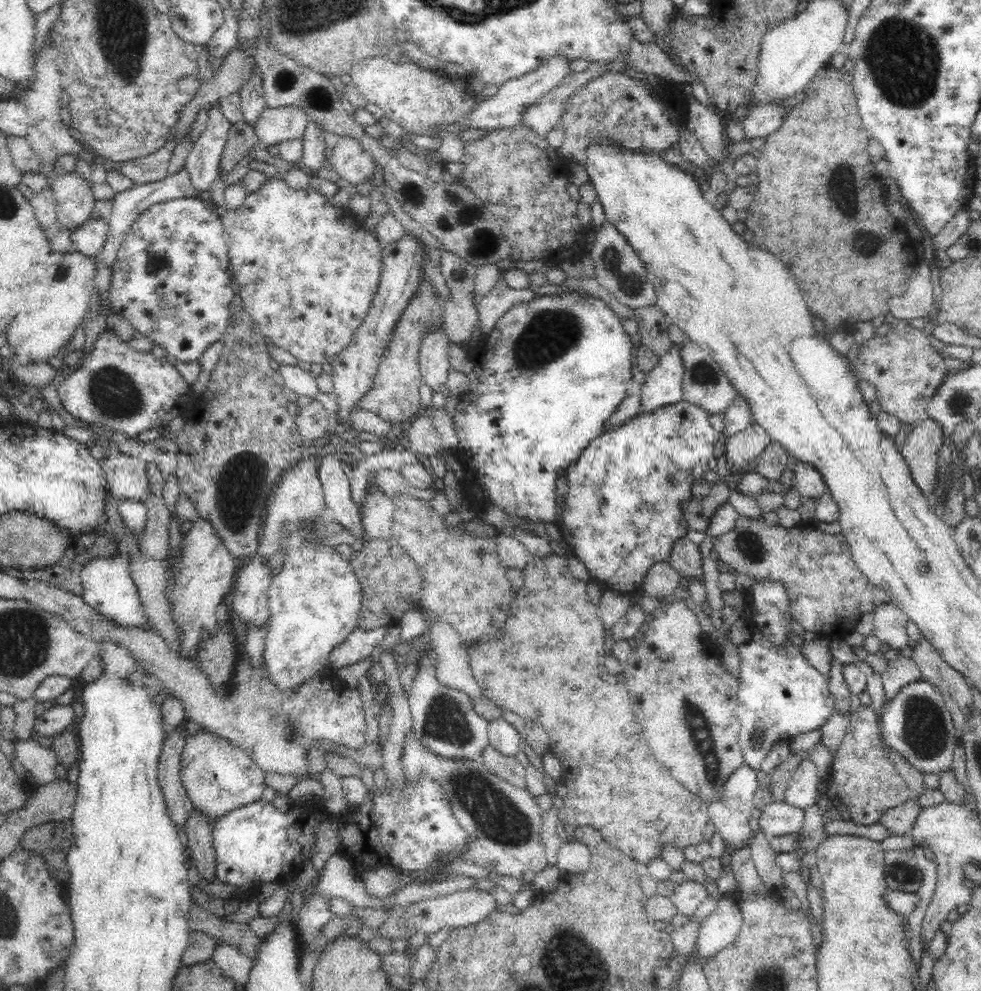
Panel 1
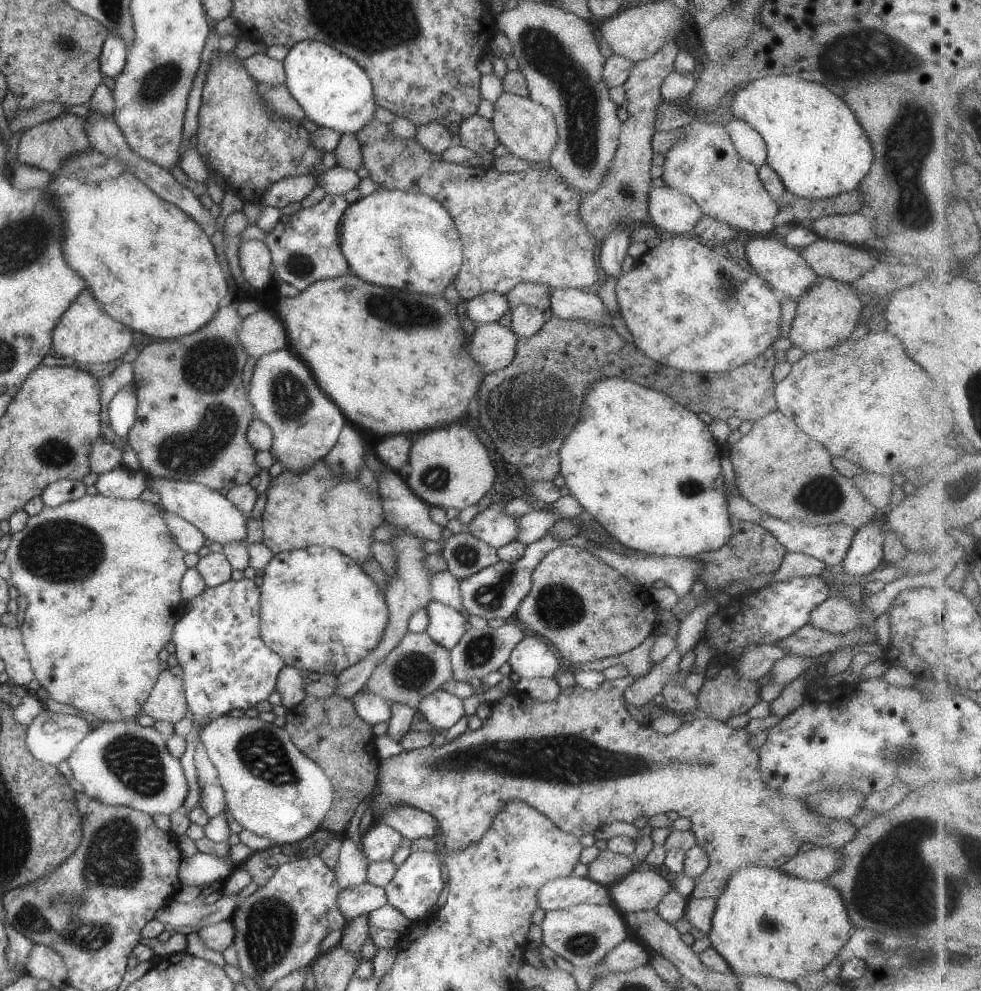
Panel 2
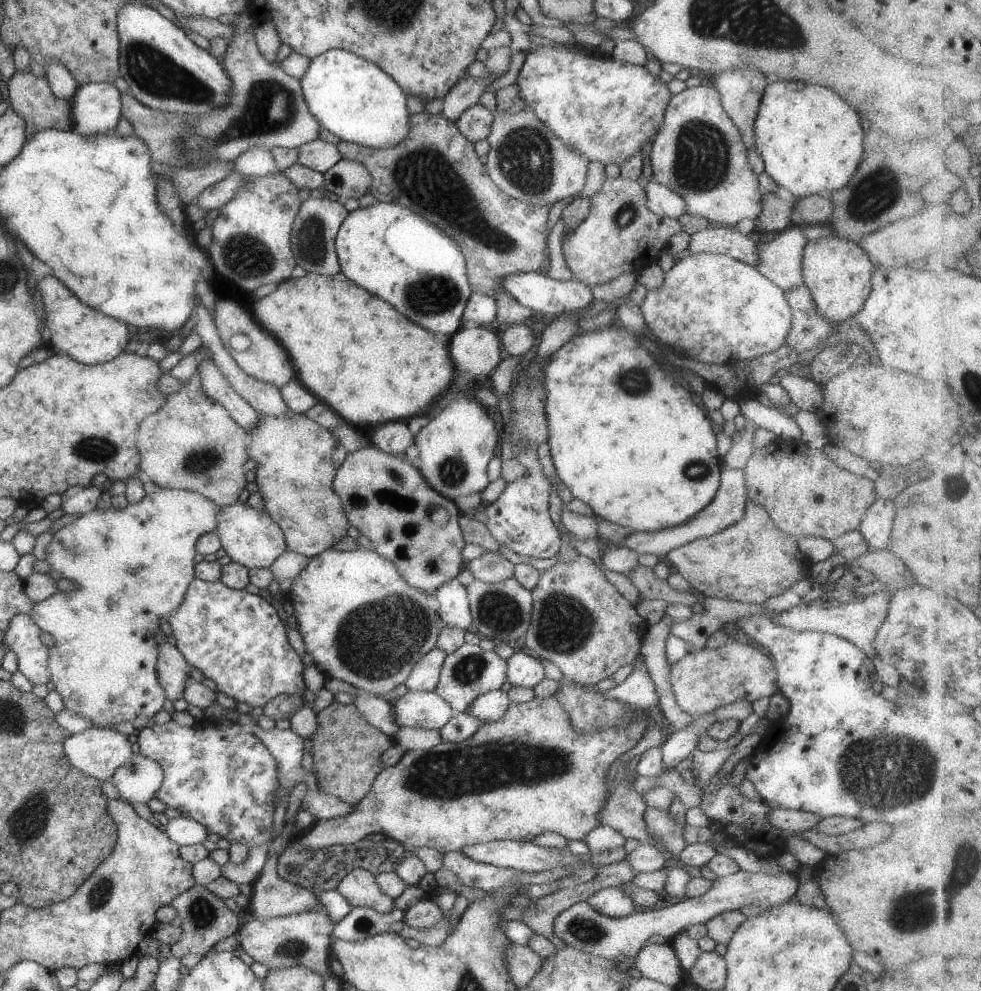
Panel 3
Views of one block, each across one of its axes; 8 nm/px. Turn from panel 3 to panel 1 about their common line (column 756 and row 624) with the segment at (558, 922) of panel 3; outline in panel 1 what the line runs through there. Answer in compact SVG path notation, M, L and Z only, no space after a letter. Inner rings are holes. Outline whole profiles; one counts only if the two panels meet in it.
M892 602L880 604L872 612L874 635L880 643L887 643L892 650L908 646L906 624L908 617Z

